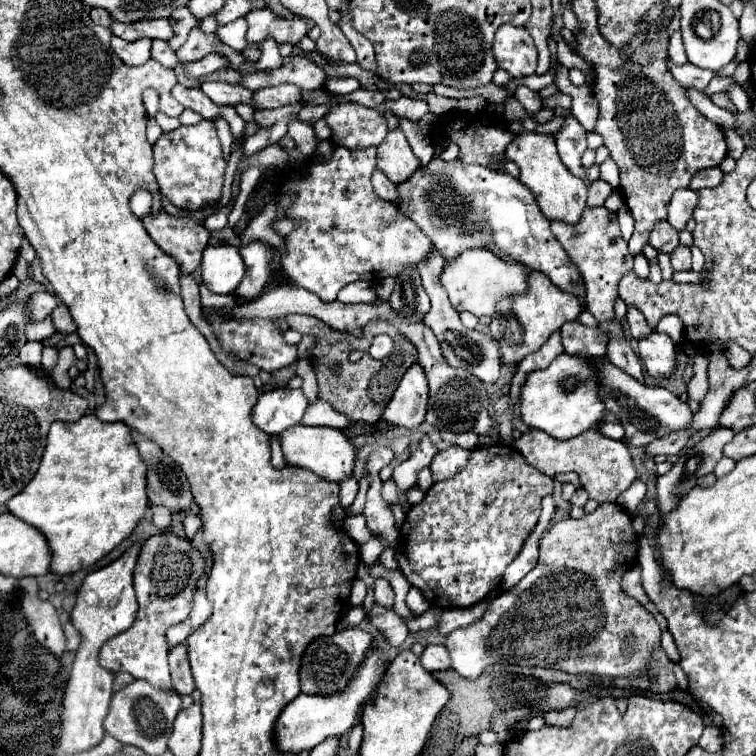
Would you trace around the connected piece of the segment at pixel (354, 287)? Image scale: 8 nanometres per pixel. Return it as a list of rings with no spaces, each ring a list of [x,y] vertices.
[[[358,280],[358,282],[352,282],[348,284],[346,288],[342,288],[338,292],[338,298],[340,302],[374,302],[378,300],[378,294],[376,294],[376,288],[372,288],[368,282],[364,280]]]

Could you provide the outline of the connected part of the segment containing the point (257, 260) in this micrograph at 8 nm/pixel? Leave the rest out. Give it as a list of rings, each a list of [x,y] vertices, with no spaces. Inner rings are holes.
[[[252,242],[240,248],[240,254],[246,264],[246,276],[240,282],[240,286],[234,290],[234,294],[242,298],[256,298],[268,280],[274,248],[266,242]]]

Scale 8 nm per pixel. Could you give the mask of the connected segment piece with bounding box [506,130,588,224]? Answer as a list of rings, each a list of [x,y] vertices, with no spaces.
[[[528,130],[518,132],[506,148],[506,158],[520,168],[518,180],[534,194],[534,200],[538,202],[542,214],[548,220],[564,220],[570,224],[580,220],[580,214],[586,206],[586,192],[588,192],[586,184],[580,178],[572,176],[568,168],[564,168],[556,152],[554,138],[550,134],[528,132]]]

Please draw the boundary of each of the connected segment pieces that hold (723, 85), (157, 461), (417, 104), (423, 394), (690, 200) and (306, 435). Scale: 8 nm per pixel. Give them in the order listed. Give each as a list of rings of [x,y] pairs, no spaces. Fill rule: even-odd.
[[[714,76],[714,88],[706,88],[706,96],[710,96],[712,92],[722,92],[722,90],[726,90],[728,86],[732,86],[734,84],[734,80],[732,80],[732,76]]]
[[[132,430],[140,456],[148,464],[148,498],[152,506],[166,506],[168,510],[188,514],[194,502],[190,484],[180,466],[166,456],[158,444]]]
[[[402,96],[400,100],[386,100],[382,104],[376,106],[378,112],[386,112],[386,110],[392,110],[394,114],[402,116],[402,118],[408,118],[412,122],[418,122],[426,112],[430,112],[430,106],[428,102],[424,100],[414,100],[414,98],[406,98]]]
[[[412,364],[412,368],[408,368],[408,372],[402,376],[400,386],[396,388],[382,418],[394,426],[418,428],[424,422],[426,408],[428,408],[428,380],[420,364]]]
[[[682,188],[680,192],[674,192],[670,208],[668,208],[668,218],[666,218],[672,228],[676,230],[686,228],[686,222],[692,216],[692,210],[696,206],[696,200],[698,200],[698,194],[694,190]]]
[[[298,424],[298,426],[290,428],[290,430],[286,430],[284,434],[280,434],[280,442],[282,442],[284,460],[288,464],[312,470],[314,474],[318,474],[320,478],[324,478],[328,482],[340,484],[344,480],[350,480],[352,474],[354,474],[358,448],[350,444],[350,440],[344,436],[342,430],[336,430],[336,428],[312,428],[312,426]]]

